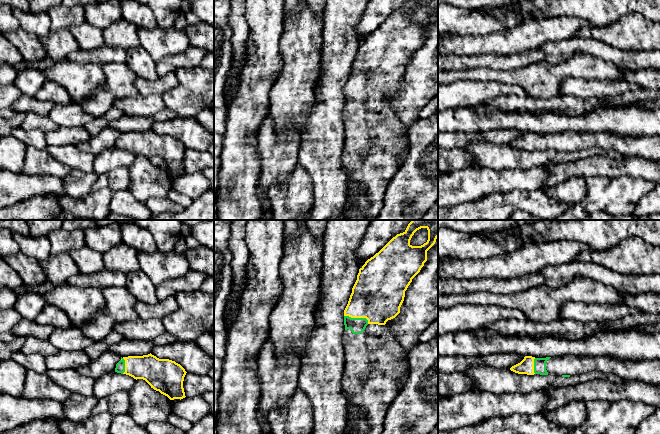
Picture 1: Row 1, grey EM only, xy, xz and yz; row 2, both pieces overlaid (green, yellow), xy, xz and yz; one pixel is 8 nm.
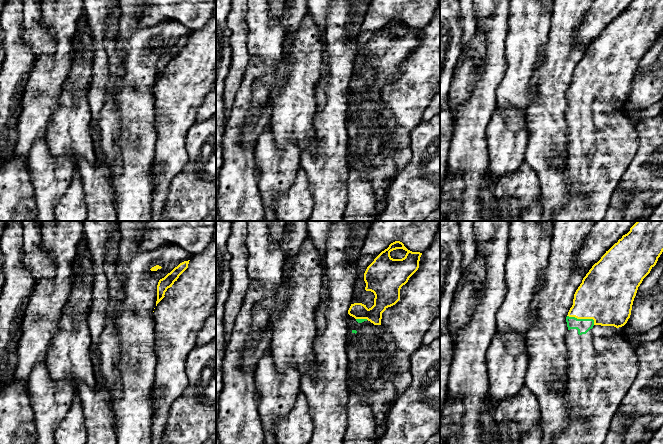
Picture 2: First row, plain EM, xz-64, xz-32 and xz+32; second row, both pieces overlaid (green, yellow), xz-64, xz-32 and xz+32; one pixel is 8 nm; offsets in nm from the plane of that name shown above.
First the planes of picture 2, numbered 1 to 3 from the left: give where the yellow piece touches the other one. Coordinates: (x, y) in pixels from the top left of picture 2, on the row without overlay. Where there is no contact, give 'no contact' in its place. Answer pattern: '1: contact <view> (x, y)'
1: no contact
2: contact xz-32 (362, 95)
3: contact xz+32 (582, 95)

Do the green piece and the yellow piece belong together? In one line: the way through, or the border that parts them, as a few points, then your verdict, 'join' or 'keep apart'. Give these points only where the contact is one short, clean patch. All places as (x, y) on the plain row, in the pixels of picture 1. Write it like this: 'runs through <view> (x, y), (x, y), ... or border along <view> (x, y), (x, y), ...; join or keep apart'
join

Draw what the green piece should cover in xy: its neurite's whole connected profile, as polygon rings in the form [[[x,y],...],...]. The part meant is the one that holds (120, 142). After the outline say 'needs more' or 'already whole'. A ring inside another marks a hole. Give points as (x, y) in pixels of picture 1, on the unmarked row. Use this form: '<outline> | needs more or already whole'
[[[151,129],[143,132],[121,133],[115,148],[134,155],[145,156],[151,164],[167,172],[170,176],[185,174],[183,157],[185,145],[175,137],[159,135]]] | needs more

